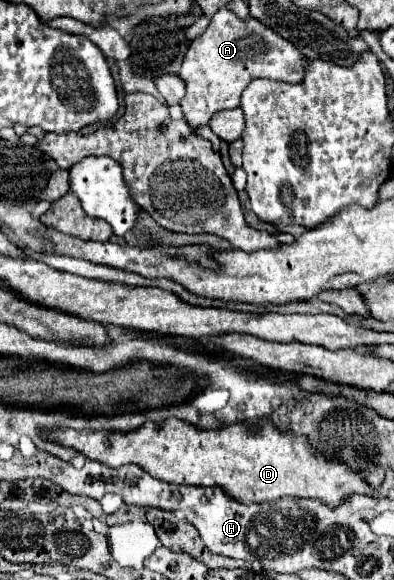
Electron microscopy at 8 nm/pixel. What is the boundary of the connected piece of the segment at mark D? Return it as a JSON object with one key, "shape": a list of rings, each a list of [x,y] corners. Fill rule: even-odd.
{"shape":[[[170,418],[164,420],[160,424],[152,424],[146,422],[144,426],[140,426],[134,432],[128,434],[120,434],[120,432],[76,432],[70,428],[64,430],[54,430],[48,432],[46,436],[50,436],[52,440],[64,444],[64,446],[72,446],[76,448],[80,454],[84,454],[90,460],[96,460],[100,464],[106,464],[110,468],[120,468],[124,464],[138,464],[142,466],[148,474],[152,474],[154,478],[162,478],[164,482],[172,482],[172,484],[192,484],[192,486],[222,486],[230,496],[234,496],[236,500],[242,502],[270,502],[282,496],[308,496],[308,498],[316,498],[324,504],[330,506],[338,506],[348,494],[370,494],[372,490],[362,484],[364,480],[342,480],[342,466],[340,462],[326,462],[320,456],[314,456],[310,446],[306,444],[304,438],[292,438],[292,436],[284,436],[280,434],[268,420],[262,422],[260,432],[256,434],[248,434],[244,424],[232,424],[232,426],[224,426],[218,430],[198,430],[196,426]]]}

